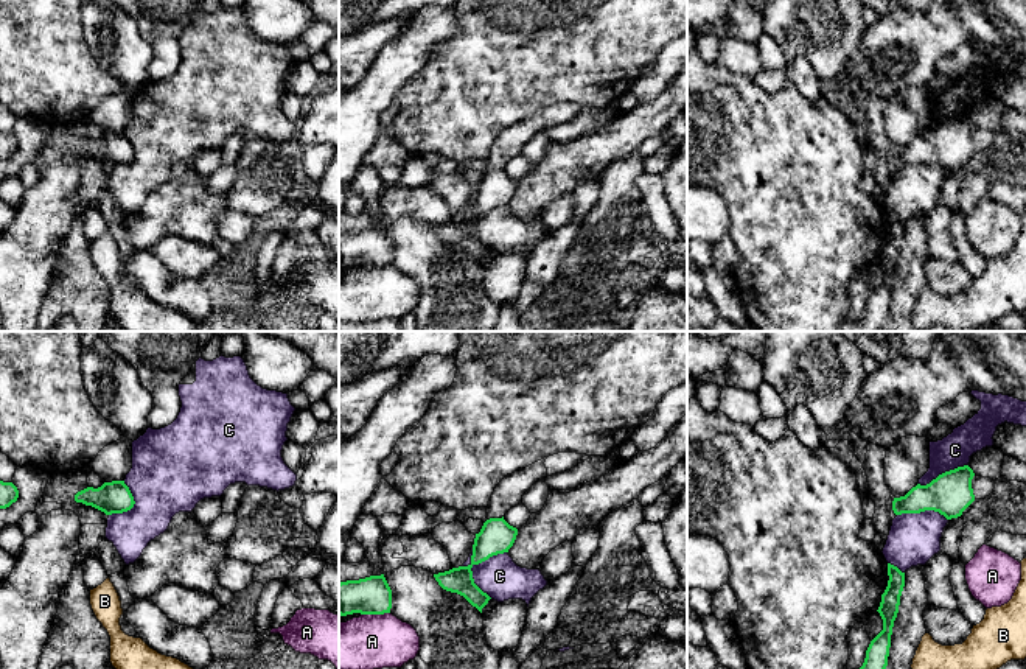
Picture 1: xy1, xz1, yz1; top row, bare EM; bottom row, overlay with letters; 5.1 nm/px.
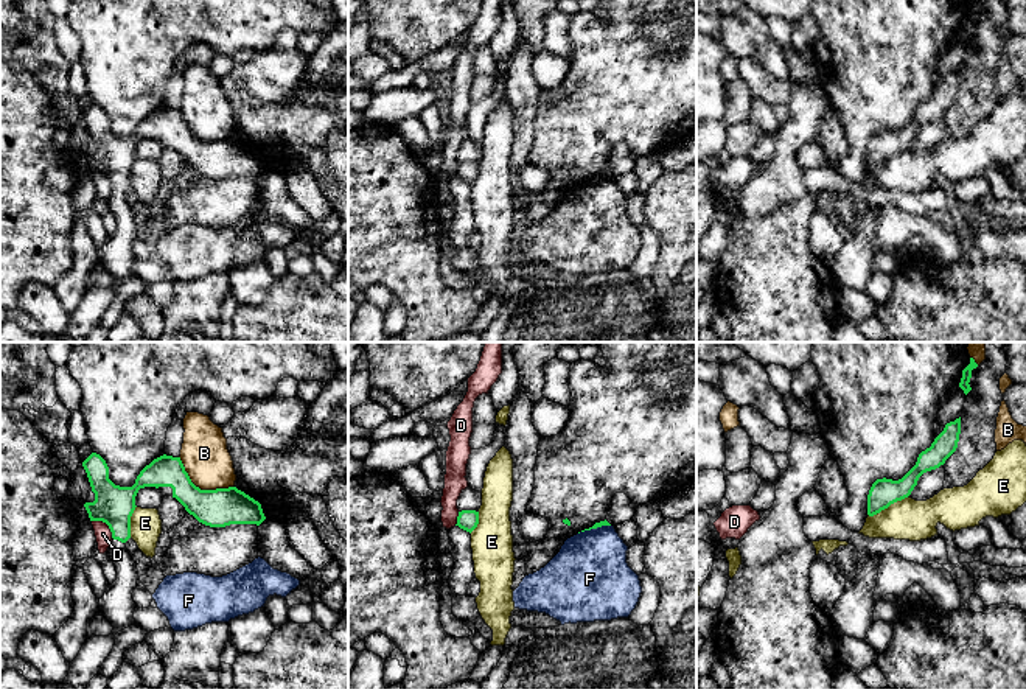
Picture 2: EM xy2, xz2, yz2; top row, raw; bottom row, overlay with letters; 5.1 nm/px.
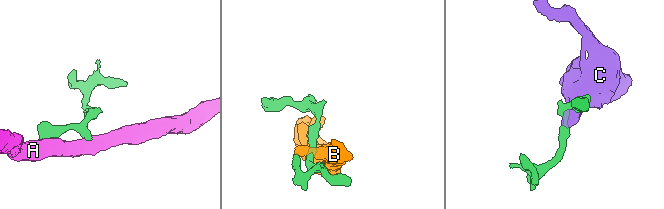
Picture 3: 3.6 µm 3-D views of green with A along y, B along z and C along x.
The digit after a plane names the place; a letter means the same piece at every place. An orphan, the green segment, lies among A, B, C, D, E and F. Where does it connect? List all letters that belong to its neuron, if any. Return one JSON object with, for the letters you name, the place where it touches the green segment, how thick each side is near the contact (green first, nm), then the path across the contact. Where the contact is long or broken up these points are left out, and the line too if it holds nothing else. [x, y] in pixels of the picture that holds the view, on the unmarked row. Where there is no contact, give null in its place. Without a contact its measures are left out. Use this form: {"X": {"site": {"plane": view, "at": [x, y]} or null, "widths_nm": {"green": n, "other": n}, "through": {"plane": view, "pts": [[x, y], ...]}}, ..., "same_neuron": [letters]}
{"same_neuron": []}

